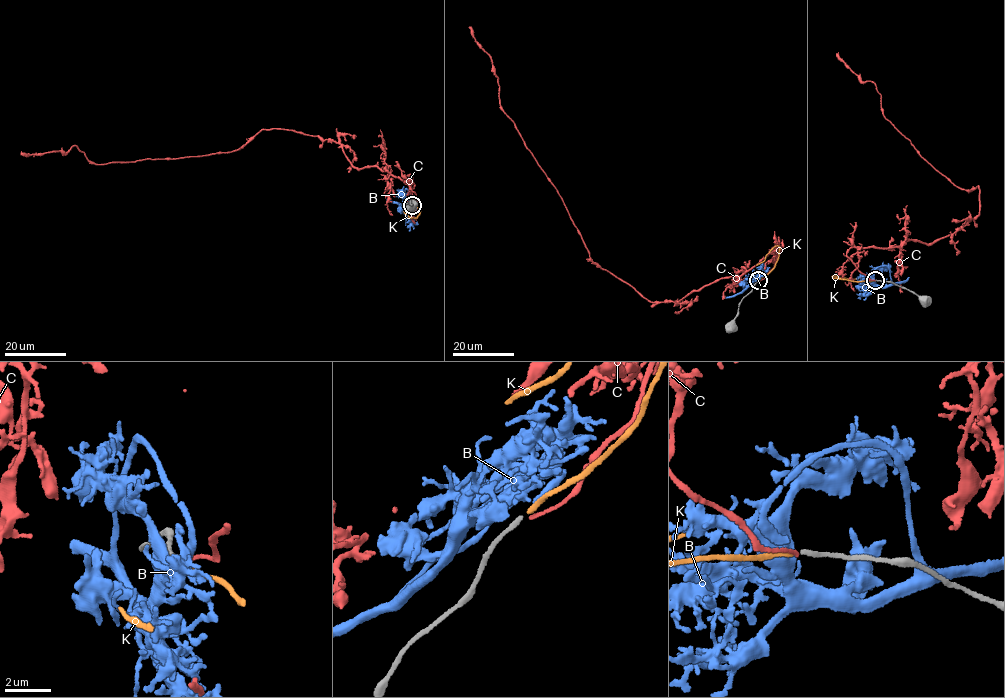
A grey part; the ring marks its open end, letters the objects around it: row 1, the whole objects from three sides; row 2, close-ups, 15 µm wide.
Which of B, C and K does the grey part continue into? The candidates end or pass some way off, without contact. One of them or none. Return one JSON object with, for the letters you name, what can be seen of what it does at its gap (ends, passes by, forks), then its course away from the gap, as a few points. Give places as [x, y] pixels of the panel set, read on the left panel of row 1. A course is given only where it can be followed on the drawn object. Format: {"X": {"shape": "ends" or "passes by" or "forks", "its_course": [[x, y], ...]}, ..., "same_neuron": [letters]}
{"K": {"shape": "ends", "its_course": [[412, 205], [420, 211], [416, 217], [408, 217], [403, 211]]}, "same_neuron": ["K"]}

